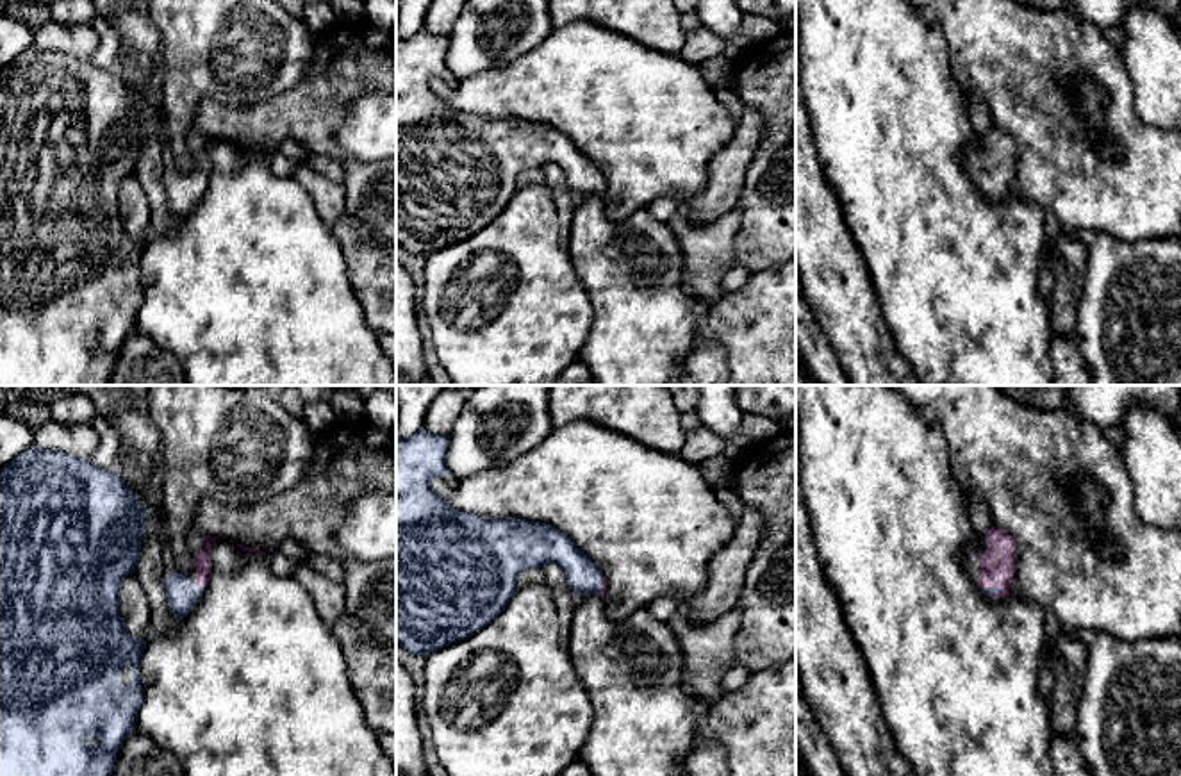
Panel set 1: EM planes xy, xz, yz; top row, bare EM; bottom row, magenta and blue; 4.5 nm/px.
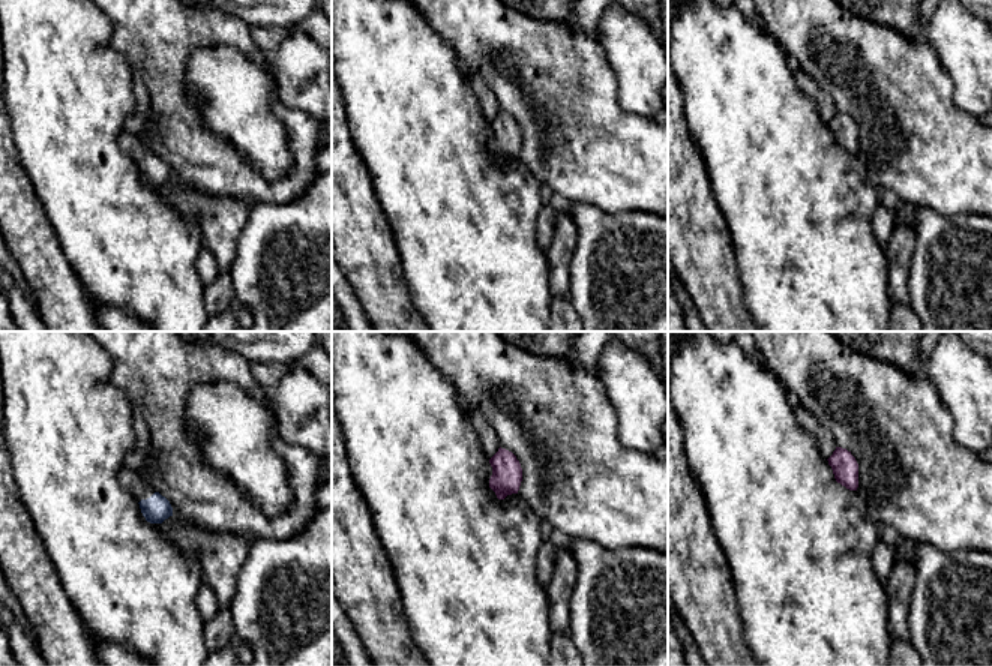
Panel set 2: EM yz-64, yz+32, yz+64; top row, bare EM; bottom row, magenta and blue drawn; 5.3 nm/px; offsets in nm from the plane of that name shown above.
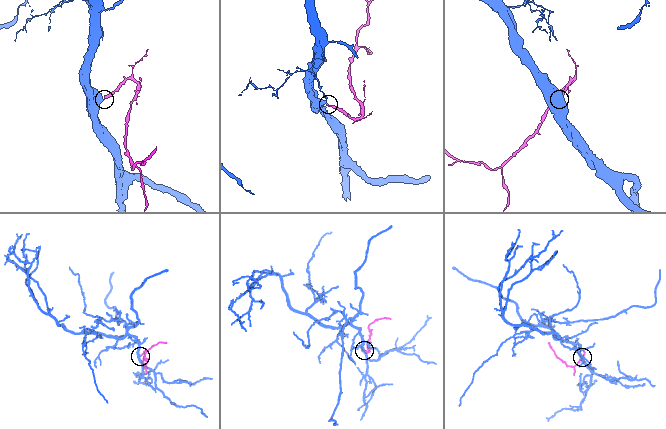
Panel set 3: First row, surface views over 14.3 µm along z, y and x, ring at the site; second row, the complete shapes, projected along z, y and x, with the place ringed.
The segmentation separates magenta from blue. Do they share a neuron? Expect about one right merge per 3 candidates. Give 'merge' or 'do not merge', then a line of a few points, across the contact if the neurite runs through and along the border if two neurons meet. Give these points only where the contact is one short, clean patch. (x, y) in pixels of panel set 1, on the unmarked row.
merge; line xy (202, 161), (200, 186), (182, 197)

